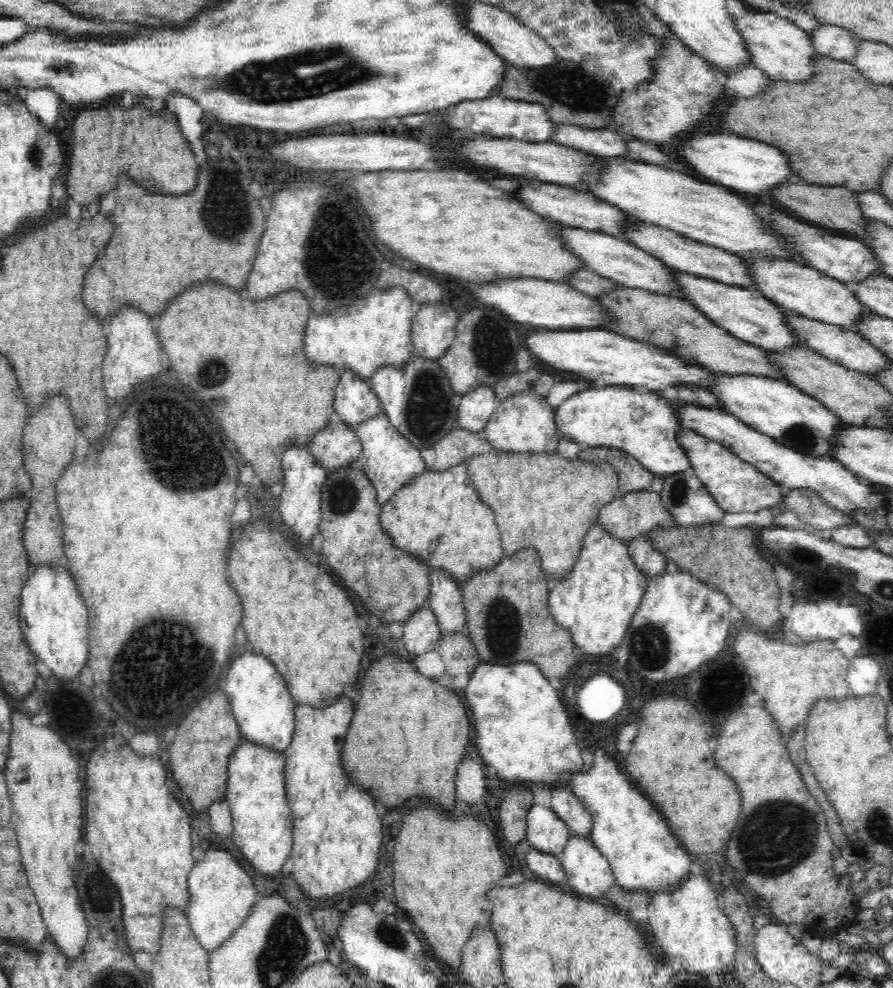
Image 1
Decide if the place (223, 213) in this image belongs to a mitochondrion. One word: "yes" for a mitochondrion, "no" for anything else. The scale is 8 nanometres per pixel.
yes

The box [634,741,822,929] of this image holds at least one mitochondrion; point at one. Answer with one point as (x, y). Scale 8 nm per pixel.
(775, 838)

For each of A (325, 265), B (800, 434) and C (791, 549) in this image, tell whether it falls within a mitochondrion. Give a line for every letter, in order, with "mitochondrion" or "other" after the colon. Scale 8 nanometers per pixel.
A: mitochondrion
B: mitochondrion
C: mitochondrion

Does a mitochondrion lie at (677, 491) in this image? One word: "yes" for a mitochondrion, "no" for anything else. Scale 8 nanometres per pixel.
yes

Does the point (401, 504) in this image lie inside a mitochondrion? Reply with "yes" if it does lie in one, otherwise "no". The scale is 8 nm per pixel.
no

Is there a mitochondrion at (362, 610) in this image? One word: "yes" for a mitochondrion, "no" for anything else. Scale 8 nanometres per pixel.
no

